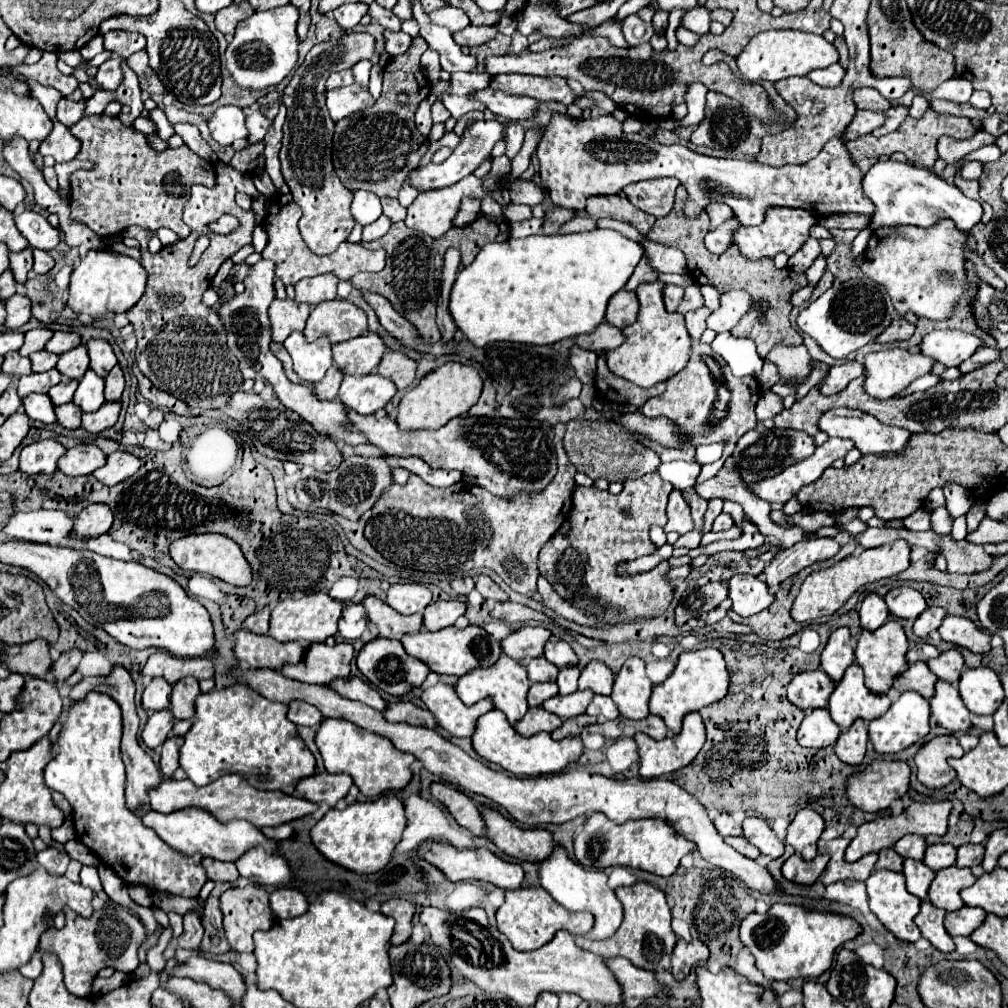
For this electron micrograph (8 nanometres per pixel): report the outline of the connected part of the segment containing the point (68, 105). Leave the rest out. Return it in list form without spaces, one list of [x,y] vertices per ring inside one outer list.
[[[60,98],[60,102],[57,105],[56,118],[58,118],[59,122],[70,128],[82,118],[84,108],[86,108],[86,100],[74,102],[70,98]]]

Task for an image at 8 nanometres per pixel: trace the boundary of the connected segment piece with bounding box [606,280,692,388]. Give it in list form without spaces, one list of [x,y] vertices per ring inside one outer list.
[[[642,282],[636,290],[640,300],[640,312],[638,320],[624,328],[626,342],[618,346],[616,350],[606,352],[608,368],[620,376],[626,378],[642,388],[654,386],[656,382],[662,382],[670,378],[672,374],[680,372],[692,354],[692,338],[688,336],[684,316],[682,314],[668,314],[664,306],[664,282]]]

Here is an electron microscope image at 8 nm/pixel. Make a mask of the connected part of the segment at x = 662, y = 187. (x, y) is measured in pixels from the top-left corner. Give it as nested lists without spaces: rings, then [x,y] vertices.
[[[654,178],[636,184],[628,184],[622,192],[632,204],[656,218],[666,216],[674,204],[674,190],[680,182],[676,178]]]

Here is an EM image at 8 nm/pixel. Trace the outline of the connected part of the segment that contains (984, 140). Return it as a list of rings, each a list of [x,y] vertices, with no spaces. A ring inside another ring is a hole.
[[[978,130],[976,136],[968,138],[968,140],[956,140],[952,136],[942,136],[938,140],[938,154],[944,162],[948,164],[958,164],[964,160],[964,156],[968,156],[970,152],[986,146],[986,144],[994,144],[996,136],[988,134],[986,130]]]

